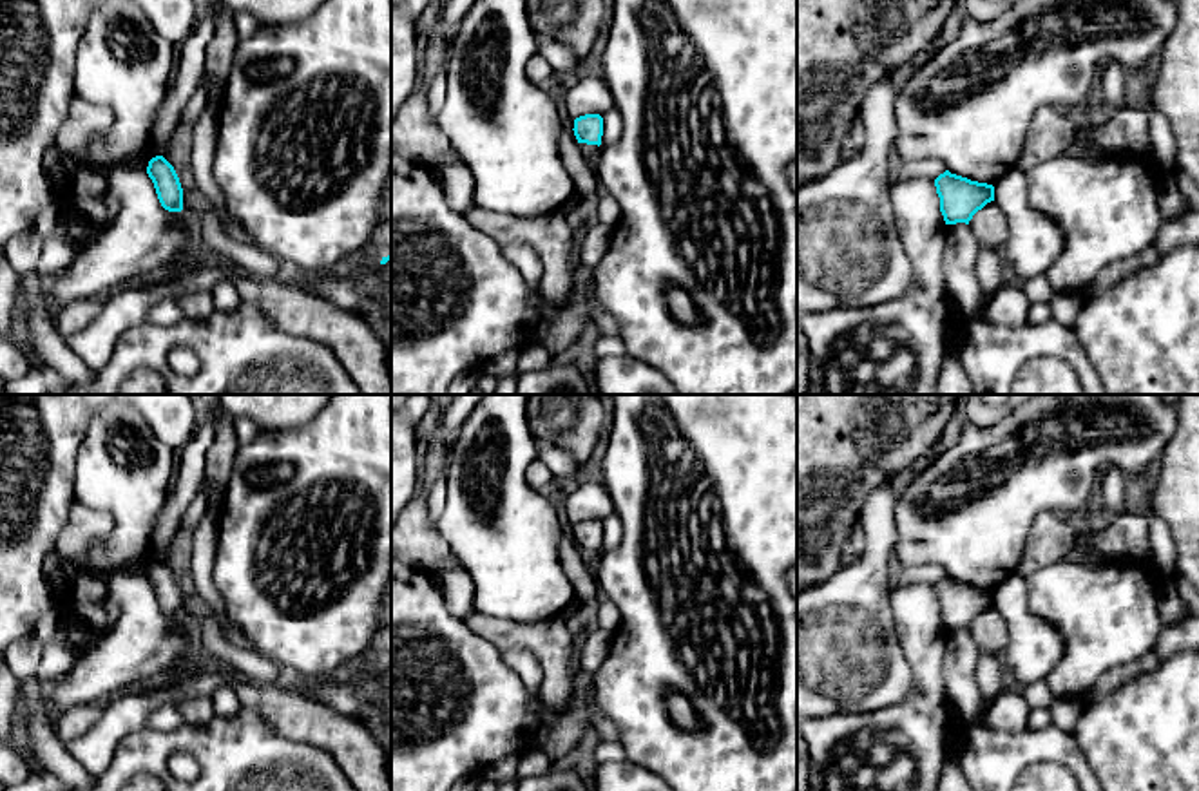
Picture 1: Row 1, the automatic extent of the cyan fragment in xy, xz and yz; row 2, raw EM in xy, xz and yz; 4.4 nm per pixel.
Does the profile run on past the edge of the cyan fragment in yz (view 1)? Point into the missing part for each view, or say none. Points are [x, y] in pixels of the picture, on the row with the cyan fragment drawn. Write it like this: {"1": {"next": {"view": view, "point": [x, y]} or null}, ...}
{"1": {"next": null}}

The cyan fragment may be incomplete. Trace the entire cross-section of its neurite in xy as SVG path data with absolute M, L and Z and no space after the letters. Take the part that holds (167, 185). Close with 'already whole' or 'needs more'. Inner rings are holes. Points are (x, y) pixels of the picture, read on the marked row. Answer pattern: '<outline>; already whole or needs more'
M156 156L149 161L147 174L154 183L161 206L168 212L181 212L183 188L174 167L163 156Z; already whole

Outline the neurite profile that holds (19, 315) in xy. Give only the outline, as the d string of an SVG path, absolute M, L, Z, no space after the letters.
M20 282L14 288L14 306L11 311L11 319L13 319L13 335L20 351L29 358L31 366L38 369L45 367L43 358L40 357L40 353L34 349L31 342L31 335L27 329L25 297Z

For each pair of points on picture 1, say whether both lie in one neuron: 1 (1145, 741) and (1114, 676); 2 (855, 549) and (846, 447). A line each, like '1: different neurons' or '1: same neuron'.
1: different neurons
2: different neurons

